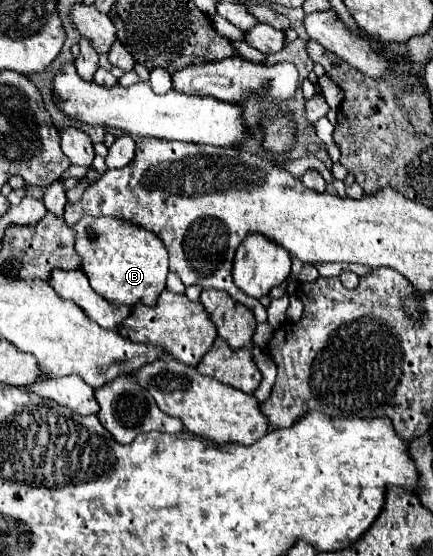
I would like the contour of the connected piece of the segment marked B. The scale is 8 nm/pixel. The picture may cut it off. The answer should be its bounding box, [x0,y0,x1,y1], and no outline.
[75,216,169,306]

